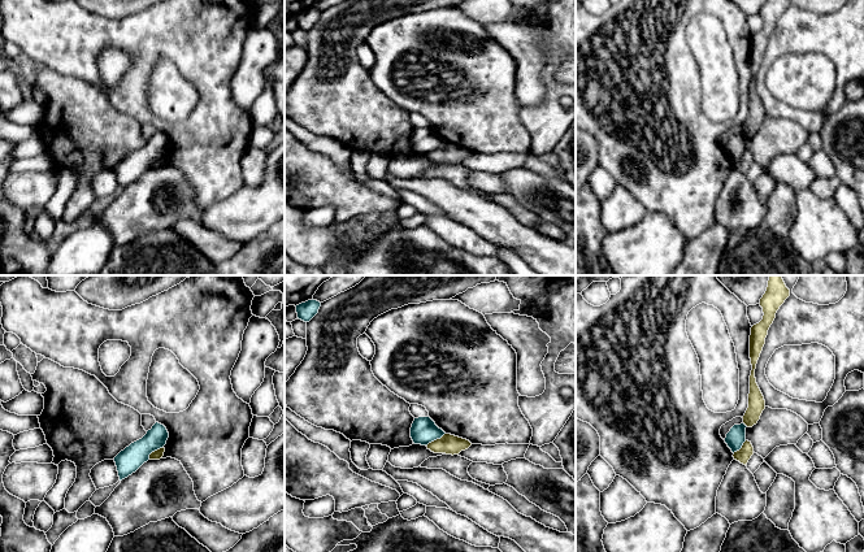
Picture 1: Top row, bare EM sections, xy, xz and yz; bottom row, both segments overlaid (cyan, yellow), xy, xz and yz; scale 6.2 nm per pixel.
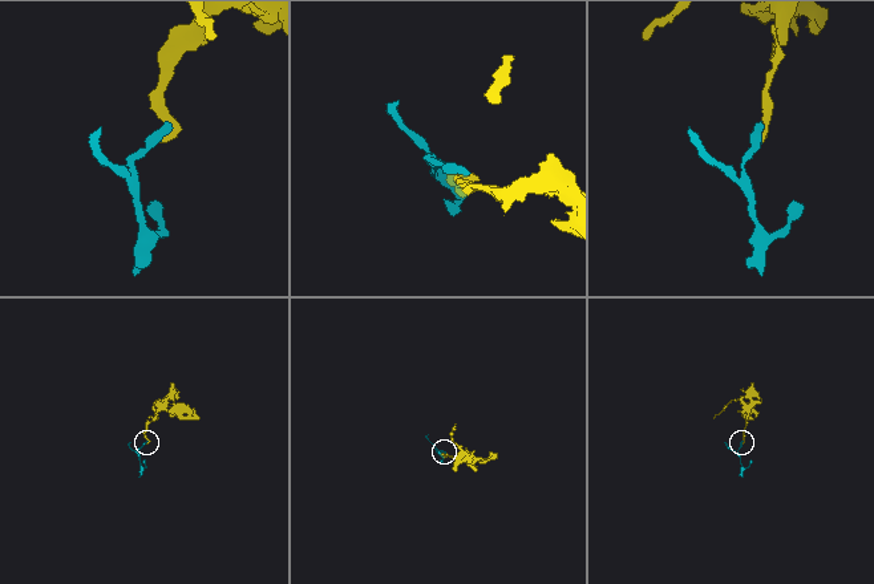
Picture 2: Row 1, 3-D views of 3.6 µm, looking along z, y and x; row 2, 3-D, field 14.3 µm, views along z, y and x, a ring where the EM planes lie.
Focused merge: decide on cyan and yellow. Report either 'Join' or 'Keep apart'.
Keep apart

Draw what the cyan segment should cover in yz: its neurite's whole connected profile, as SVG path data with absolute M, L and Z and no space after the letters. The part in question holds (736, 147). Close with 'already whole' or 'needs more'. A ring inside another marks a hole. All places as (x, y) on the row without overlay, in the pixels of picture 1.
M744 132L734 134L726 143L725 152L733 162L739 160L746 151L746 136Z; already whole

